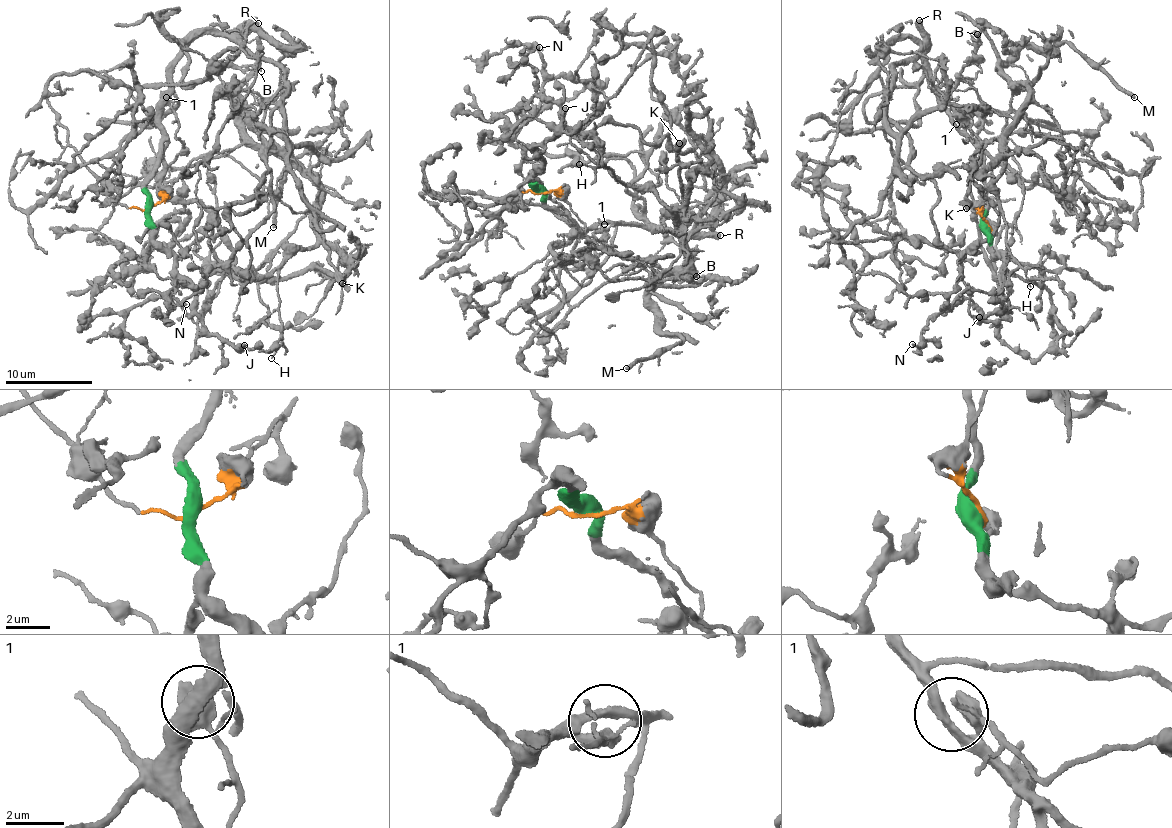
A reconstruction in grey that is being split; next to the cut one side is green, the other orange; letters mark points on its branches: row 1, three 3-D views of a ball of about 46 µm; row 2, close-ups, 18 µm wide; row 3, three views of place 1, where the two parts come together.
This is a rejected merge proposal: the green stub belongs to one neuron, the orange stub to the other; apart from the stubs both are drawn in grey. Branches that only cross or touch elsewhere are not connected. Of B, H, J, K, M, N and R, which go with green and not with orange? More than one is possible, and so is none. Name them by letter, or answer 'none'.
J, N, R

